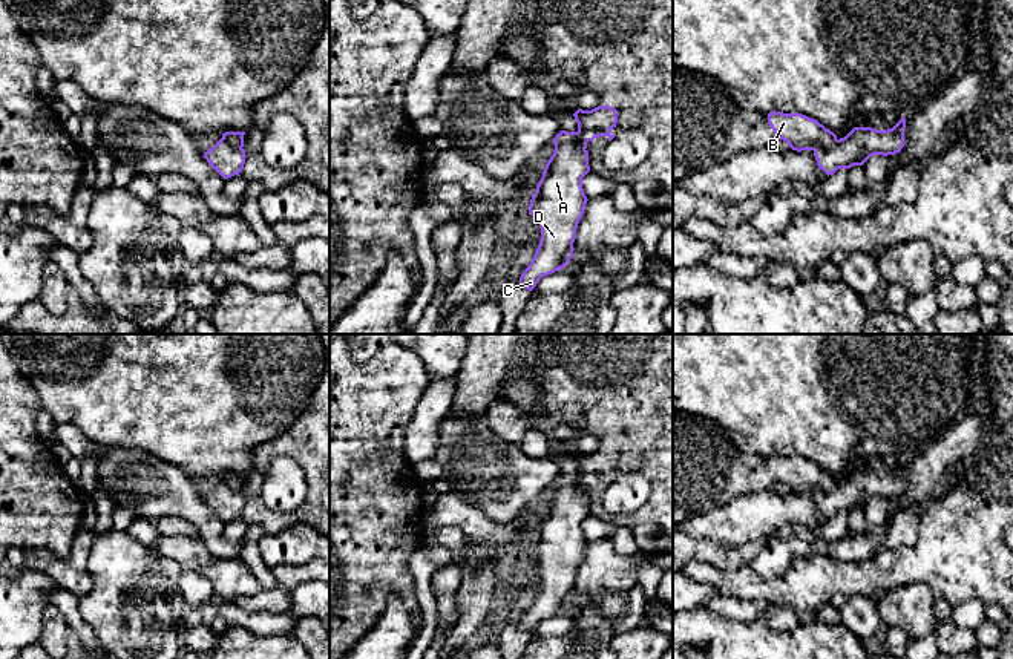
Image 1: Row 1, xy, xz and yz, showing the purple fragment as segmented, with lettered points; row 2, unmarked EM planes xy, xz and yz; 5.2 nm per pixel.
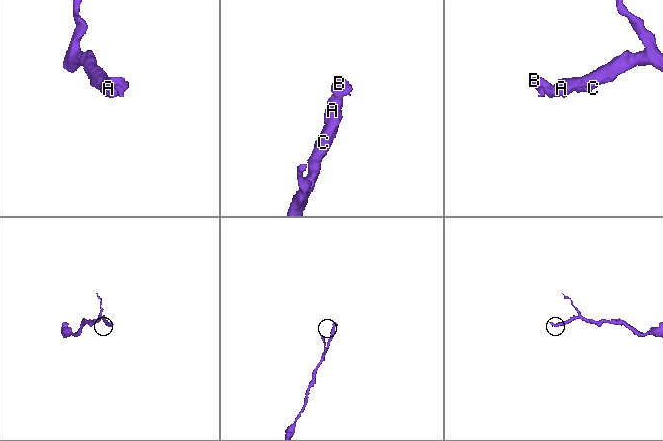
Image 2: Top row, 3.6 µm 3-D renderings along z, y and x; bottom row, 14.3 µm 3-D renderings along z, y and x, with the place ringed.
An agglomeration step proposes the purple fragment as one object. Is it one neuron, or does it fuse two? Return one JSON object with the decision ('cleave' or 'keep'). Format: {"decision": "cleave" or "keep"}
{"decision": "cleave"}

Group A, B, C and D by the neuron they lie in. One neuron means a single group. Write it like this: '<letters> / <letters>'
A C D / B

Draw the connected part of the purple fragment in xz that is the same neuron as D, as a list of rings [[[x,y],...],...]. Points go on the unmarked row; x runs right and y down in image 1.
[[[561,474],[553,487],[553,498],[529,549],[529,558],[539,564],[541,572],[539,589],[520,621],[520,630],[529,634],[573,601],[576,572],[588,544],[581,527],[590,515],[588,495],[578,489],[578,475]]]

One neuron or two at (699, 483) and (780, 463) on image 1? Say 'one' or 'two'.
one

